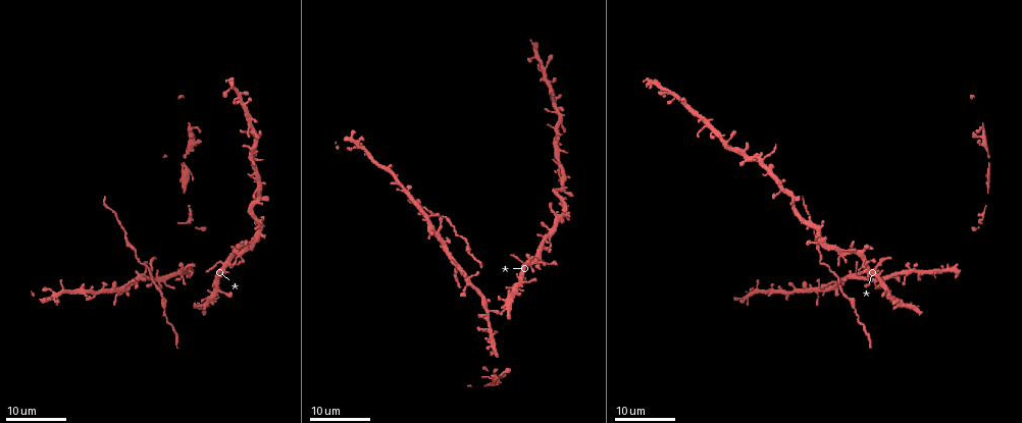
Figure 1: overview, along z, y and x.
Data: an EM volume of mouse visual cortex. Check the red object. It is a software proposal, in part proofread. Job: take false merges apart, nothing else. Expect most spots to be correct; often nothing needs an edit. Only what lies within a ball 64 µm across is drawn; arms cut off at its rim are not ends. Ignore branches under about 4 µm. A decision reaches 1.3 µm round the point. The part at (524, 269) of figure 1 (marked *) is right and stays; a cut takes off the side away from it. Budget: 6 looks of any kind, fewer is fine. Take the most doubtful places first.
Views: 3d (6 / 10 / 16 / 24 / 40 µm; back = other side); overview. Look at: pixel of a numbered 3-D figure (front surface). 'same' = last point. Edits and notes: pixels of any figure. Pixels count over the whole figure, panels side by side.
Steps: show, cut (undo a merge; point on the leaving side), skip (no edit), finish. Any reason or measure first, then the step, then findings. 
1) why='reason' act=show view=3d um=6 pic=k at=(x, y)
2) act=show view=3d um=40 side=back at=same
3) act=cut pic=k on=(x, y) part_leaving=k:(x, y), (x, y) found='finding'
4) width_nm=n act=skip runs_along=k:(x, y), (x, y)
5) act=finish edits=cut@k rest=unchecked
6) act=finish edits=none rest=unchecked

why='branch point' act=show view=3d um=24 pic=1 at=(457, 235)

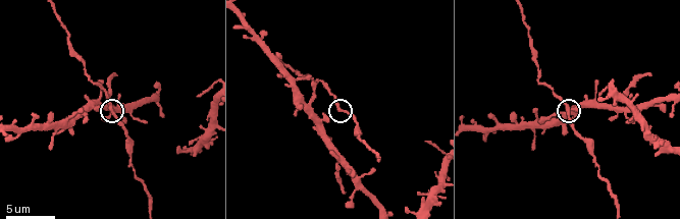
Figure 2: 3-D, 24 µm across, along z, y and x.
act=show view=3d um=10 pic=2 at=(566, 109)

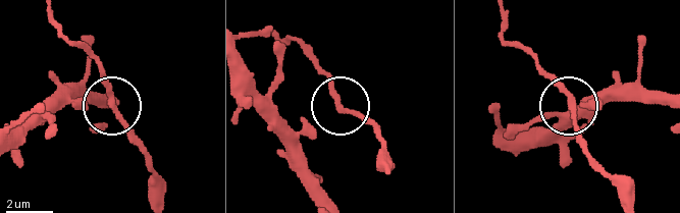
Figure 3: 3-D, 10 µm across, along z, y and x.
act=show view=3d um=10 side=back pic=3 at=(110, 102)

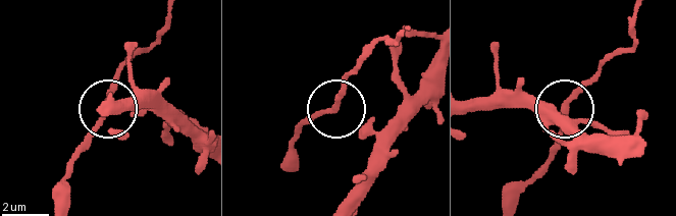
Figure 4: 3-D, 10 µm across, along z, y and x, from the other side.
width_nm=190 act=skip found='one neuron here'

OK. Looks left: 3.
why='four or more arms meet' act=show view=3d um=24 pic=1 at=(540, 257)

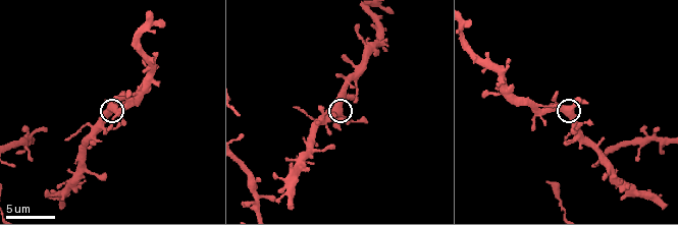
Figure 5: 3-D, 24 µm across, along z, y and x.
act=show view=3d um=6 pic=5 at=(571, 107)

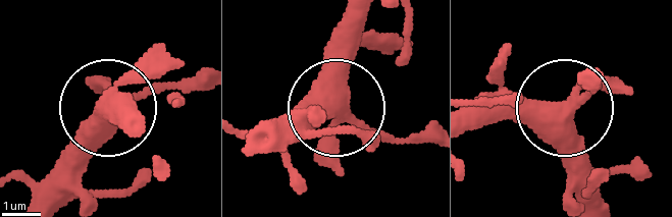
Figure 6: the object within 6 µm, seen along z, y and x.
act=skip runs_along=6:(604, 197), (564, 113), (600, 80) found='all the same neuron'

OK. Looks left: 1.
why='looks like a crossing' act=show view=3d um=6 pic=5 at=(643, 138)

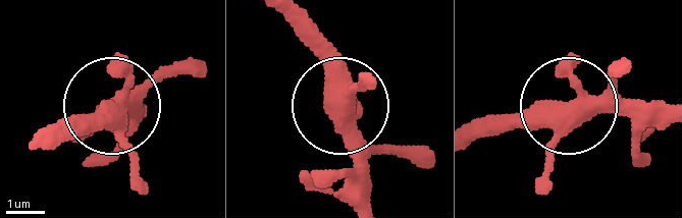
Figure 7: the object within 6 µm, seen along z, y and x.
arms=4 act=skip found='continuous, no second neuron'

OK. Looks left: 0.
act=finish edits=none rest=unchecked

